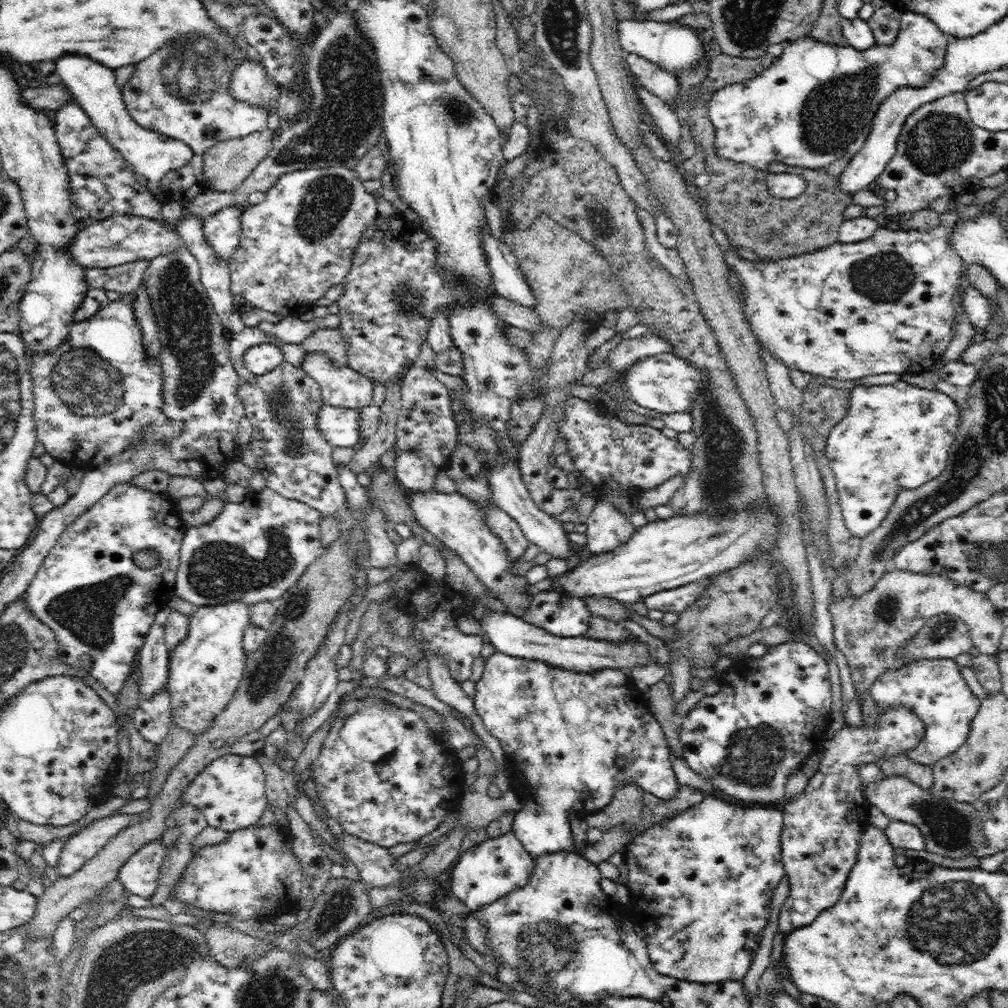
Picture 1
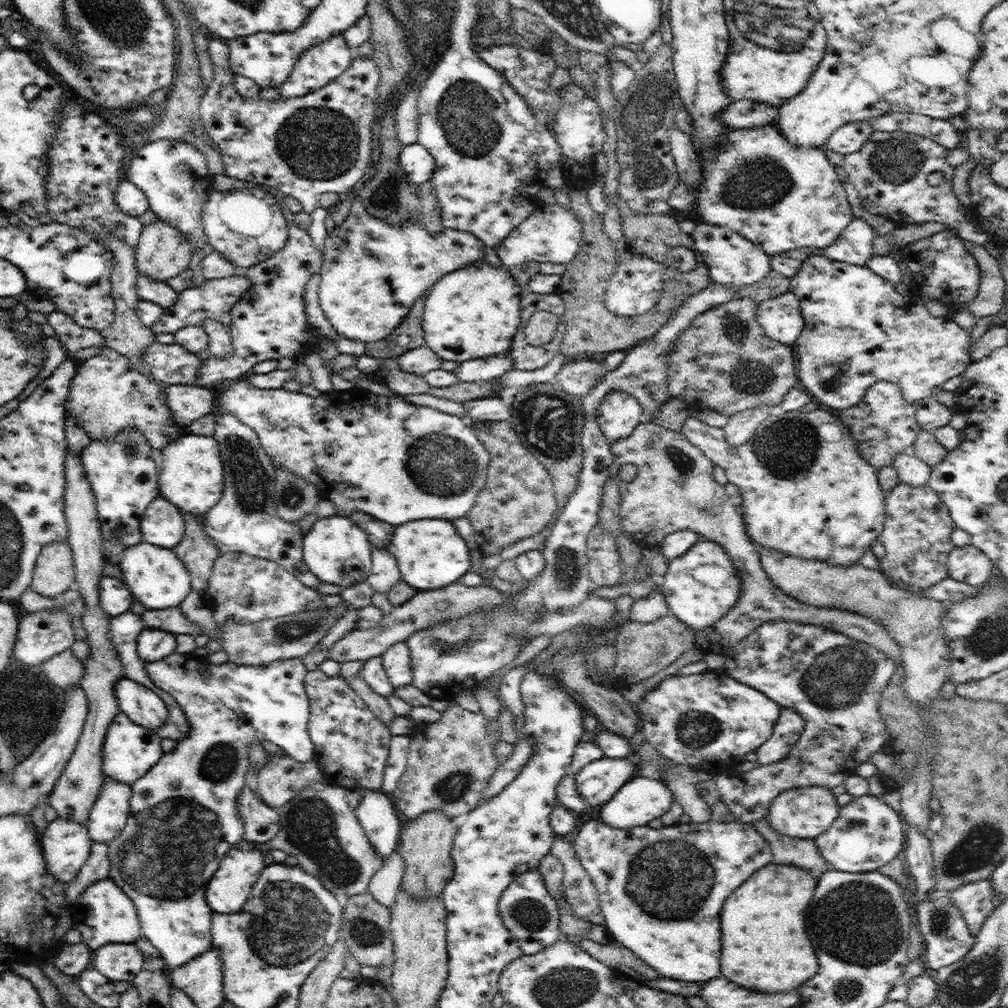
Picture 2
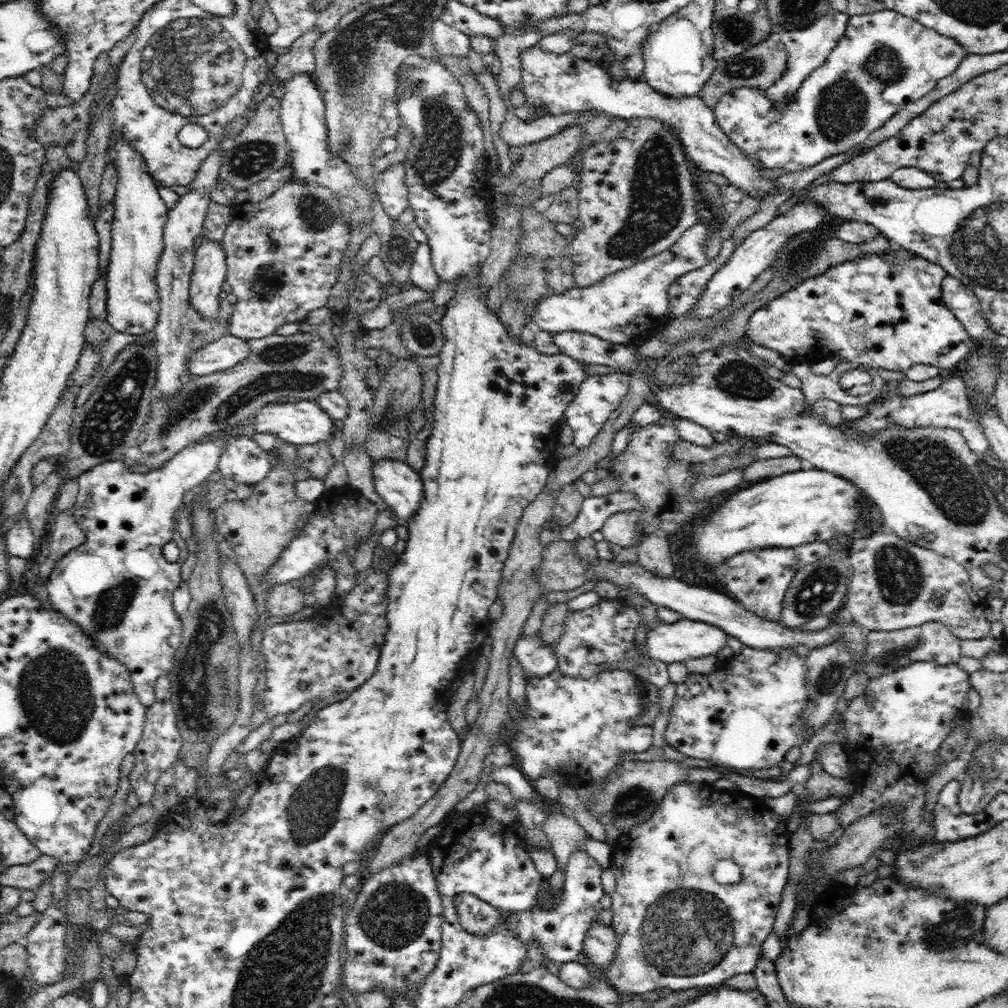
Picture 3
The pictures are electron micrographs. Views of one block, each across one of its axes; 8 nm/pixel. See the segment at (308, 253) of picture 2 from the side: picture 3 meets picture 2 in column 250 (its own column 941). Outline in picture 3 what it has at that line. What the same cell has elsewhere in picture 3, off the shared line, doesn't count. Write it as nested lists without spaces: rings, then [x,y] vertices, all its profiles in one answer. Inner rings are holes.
[[[908,250],[866,254],[831,267],[825,274],[804,279],[782,297],[754,312],[749,318],[746,335],[751,342],[778,351],[793,365],[833,358],[838,362],[855,362],[865,368],[881,368],[903,374],[915,364],[935,366],[943,374],[952,374],[973,353],[979,342],[968,334],[945,304],[940,284],[946,276],[944,268]]]

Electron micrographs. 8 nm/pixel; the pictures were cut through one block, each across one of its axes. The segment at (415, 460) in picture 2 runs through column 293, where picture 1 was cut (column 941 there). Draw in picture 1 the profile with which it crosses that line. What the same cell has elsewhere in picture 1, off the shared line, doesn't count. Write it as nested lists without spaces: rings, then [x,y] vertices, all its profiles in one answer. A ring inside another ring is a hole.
[[[904,380],[886,385],[857,385],[850,390],[849,397],[851,401],[846,416],[828,433],[824,452],[834,471],[845,525],[852,536],[862,538],[880,526],[900,490],[918,488],[940,476],[961,416],[951,396],[936,388],[921,388]]]

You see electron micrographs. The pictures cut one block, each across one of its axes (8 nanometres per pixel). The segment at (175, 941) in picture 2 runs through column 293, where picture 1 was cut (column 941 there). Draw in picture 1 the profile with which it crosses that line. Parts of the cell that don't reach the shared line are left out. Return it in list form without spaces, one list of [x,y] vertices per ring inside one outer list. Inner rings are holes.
[[[920,659],[887,670],[874,681],[869,691],[879,710],[906,707],[920,718],[924,724],[924,740],[918,744],[918,748],[905,755],[910,760],[927,766],[956,752],[967,742],[972,720],[982,704],[970,691],[954,659]]]

